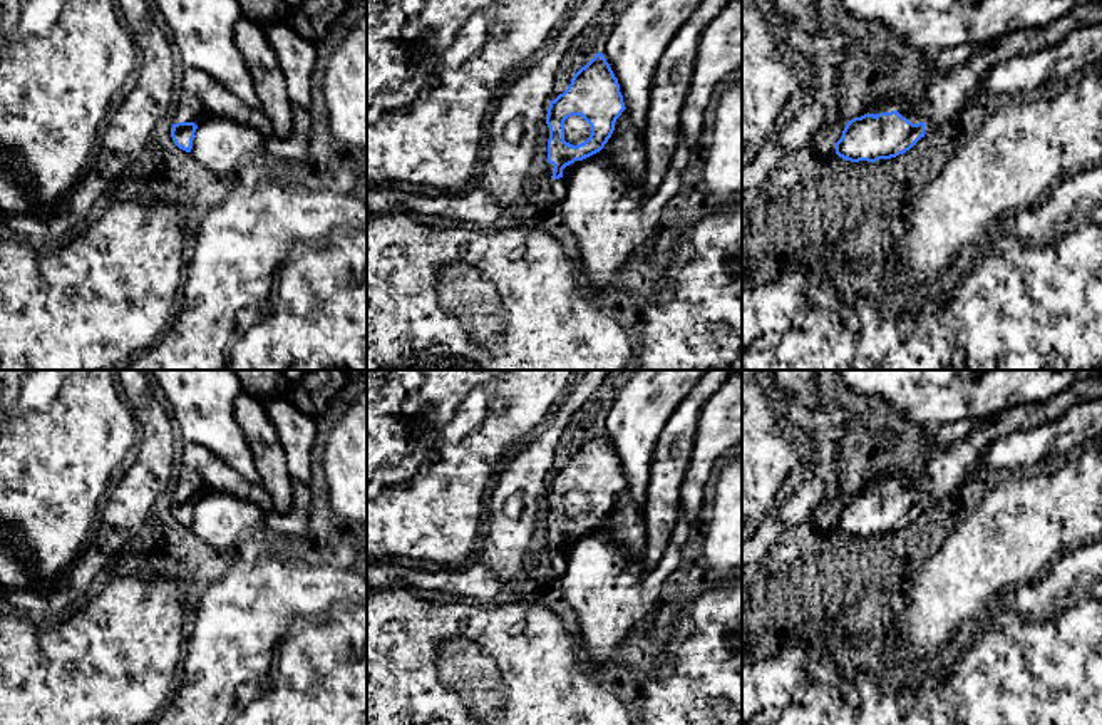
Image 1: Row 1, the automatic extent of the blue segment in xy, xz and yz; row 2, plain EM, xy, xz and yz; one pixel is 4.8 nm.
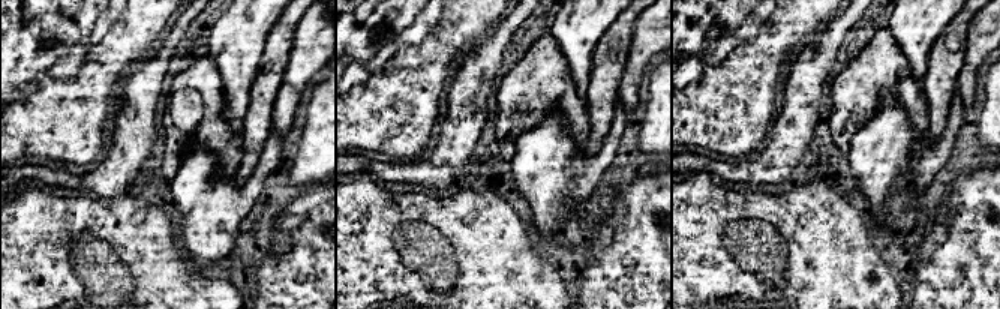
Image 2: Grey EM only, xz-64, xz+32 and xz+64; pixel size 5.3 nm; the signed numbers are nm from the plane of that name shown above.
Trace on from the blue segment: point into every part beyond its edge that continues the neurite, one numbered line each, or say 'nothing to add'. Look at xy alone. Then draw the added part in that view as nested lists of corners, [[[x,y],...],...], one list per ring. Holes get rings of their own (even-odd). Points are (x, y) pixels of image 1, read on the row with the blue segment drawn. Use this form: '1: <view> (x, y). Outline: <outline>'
1: xy (201, 96). Outline: [[[186,67],[173,124],[194,122],[199,126],[211,116],[246,124],[266,139],[275,136],[273,126],[261,109],[246,105],[206,72]]]

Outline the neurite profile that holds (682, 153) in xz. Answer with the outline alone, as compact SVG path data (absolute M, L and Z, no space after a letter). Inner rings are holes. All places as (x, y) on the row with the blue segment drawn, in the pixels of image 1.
M680 139L660 186L640 203L633 201L626 172L610 159L605 147L573 167L566 194L558 204L554 218L578 241L578 265L591 295L601 300L608 298L631 253L660 229L660 218L680 189L680 177L690 152L692 149Z

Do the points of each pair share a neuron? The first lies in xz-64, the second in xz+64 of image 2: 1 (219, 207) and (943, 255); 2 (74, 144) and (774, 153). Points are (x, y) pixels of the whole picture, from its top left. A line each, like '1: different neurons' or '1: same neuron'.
1: different neurons
2: different neurons

